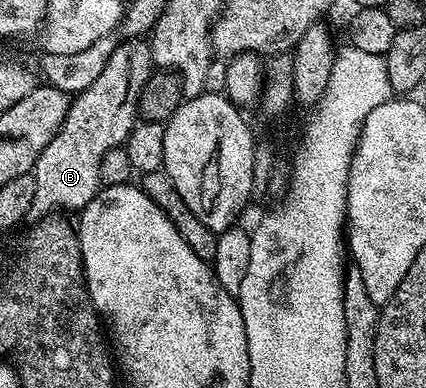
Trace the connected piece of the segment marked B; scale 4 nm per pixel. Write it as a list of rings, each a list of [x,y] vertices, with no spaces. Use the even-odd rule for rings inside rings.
[[[124,39],[110,55],[102,75],[90,87],[71,98],[62,127],[54,139],[46,143],[32,173],[33,218],[68,211],[64,209],[79,211],[100,192],[102,186],[98,179],[98,167],[102,163],[102,155],[111,149],[121,148],[127,141],[130,131],[138,123],[139,97],[153,72],[151,44],[144,39]]]

